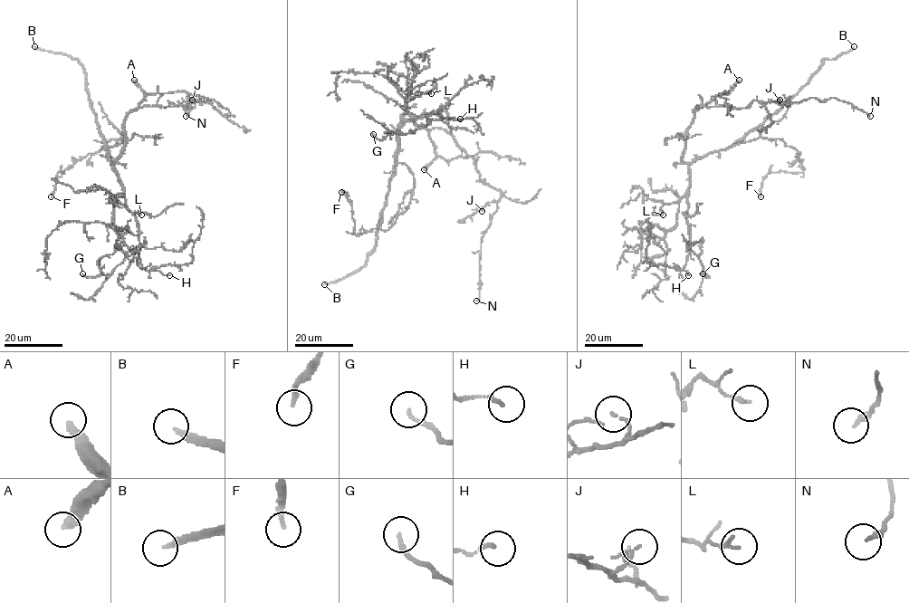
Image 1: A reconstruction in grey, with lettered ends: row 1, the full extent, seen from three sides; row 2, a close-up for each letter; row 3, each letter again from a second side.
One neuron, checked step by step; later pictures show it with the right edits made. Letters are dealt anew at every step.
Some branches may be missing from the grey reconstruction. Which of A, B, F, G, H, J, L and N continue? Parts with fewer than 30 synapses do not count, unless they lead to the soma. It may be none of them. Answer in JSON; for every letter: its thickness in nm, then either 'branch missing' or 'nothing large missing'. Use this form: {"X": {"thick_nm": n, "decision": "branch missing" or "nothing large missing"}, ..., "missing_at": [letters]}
{"A": {"thick_nm": 320, "decision": "branch missing"}, "B": {"thick_nm": 200, "decision": "branch missing"}, "F": {"thick_nm": 200, "decision": "nothing large missing"}, "G": {"thick_nm": 140, "decision": "nothing large missing"}, "H": {"thick_nm": 140, "decision": "nothing large missing"}, "J": {"thick_nm": 90, "decision": "nothing large missing"}, "L": {"thick_nm": 140, "decision": "nothing large missing"}, "N": {"thick_nm": 200, "decision": "nothing large missing"}, "missing_at": ["A", "B"]}

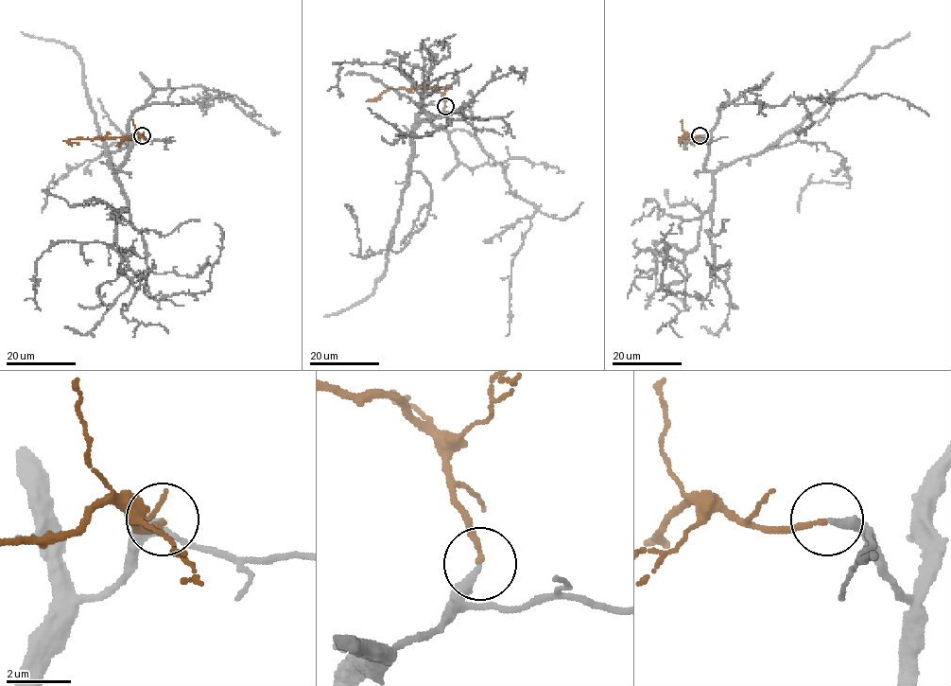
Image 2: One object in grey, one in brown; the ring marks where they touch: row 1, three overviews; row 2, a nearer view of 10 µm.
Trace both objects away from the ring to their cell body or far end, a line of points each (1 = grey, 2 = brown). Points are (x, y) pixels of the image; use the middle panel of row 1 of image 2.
1: (445, 107), (417, 118), (449, 121), (488, 83), (526, 70), (518, 80)
2: (445, 107), (436, 88), (388, 89), (373, 100), (382, 96)

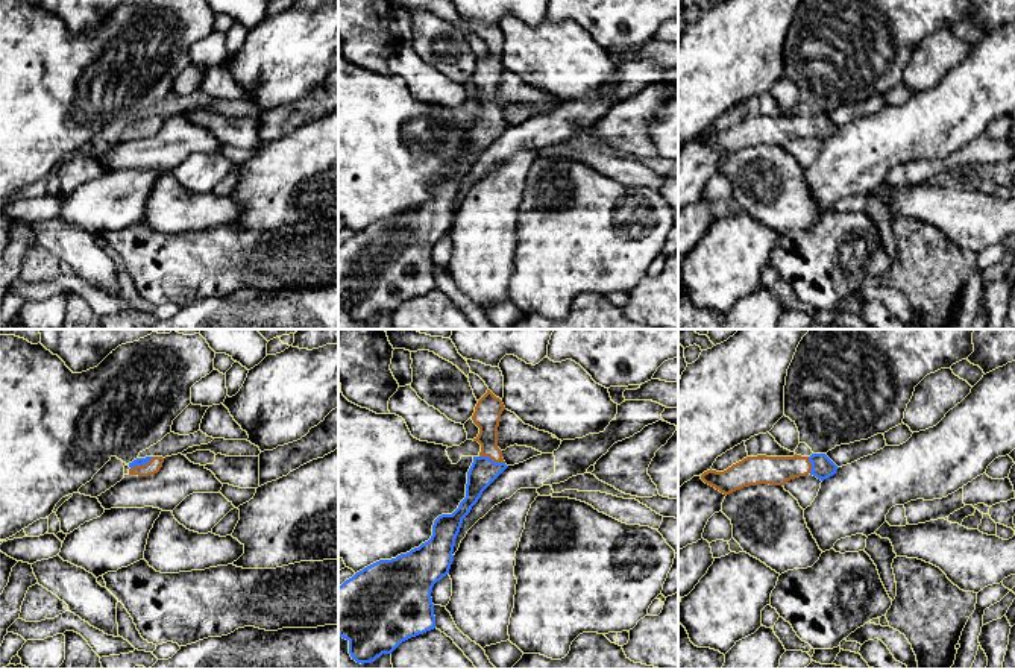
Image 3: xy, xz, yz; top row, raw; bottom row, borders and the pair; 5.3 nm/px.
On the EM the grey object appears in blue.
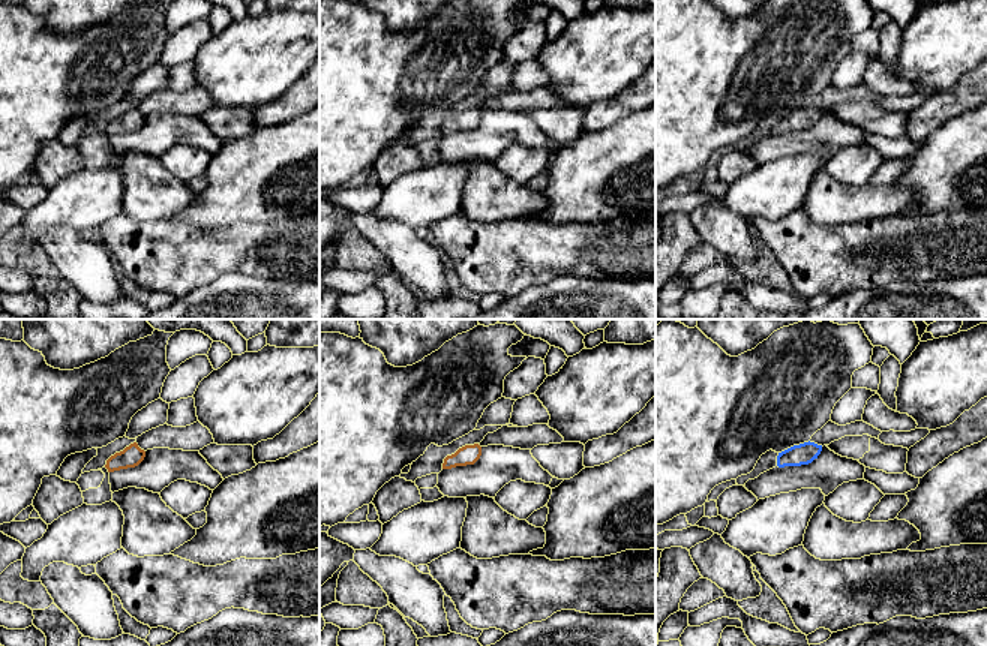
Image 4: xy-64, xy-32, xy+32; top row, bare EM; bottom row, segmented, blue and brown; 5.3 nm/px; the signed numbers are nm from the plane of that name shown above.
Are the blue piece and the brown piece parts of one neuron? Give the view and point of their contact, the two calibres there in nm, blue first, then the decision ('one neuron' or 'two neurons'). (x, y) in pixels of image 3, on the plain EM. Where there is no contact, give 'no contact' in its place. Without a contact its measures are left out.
xz (492, 120) | 150/140 nm | one neuron

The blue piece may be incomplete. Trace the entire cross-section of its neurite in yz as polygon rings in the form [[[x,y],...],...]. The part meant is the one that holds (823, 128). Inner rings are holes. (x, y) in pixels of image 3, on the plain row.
[[[812,114],[810,117],[746,117],[724,132],[707,130],[701,140],[730,155],[749,146],[769,144],[784,146],[787,141],[813,135],[824,141],[836,133],[839,127],[825,114]]]

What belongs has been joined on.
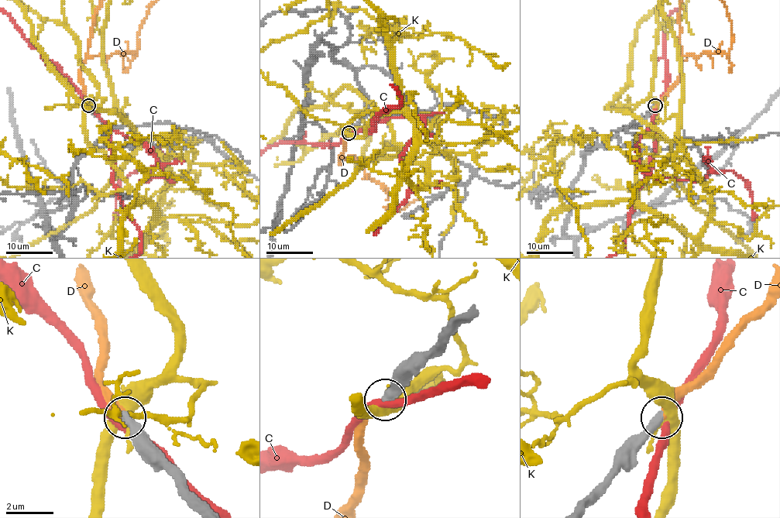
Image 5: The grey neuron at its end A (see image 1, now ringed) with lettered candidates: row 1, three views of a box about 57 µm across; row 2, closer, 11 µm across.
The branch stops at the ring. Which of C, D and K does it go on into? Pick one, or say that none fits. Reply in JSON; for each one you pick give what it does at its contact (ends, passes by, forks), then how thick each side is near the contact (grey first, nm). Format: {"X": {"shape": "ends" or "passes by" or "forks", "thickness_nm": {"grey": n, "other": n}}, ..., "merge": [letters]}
{"D": {"shape": "ends", "thickness_nm": {"grey": 400, "other": 300}}, "merge": ["D"]}

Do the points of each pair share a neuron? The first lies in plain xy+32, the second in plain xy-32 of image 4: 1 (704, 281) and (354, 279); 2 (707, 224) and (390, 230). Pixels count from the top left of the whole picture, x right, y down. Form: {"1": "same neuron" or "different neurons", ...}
{"1": "same neuron", "2": "same neuron"}

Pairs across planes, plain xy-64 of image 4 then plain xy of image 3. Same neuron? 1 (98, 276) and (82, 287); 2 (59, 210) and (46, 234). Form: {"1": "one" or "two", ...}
{"1": "two", "2": "two"}

